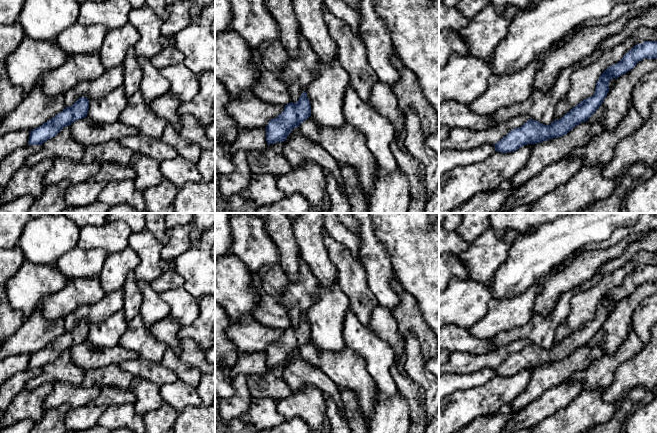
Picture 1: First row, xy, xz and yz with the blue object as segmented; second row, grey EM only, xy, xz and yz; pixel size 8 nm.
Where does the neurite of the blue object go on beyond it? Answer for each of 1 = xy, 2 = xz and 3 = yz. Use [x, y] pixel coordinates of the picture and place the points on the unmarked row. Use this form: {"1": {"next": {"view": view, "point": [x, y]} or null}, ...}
{"1": {"next": null}, "2": {"next": null}, "3": {"next": null}}

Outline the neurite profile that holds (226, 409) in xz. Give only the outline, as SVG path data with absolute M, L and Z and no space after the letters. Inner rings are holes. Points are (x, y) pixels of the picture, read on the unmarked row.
M239 374L232 378L235 394L229 399L217 398L215 400L215 415L223 421L239 418L249 408L252 396L247 385L247 376Z

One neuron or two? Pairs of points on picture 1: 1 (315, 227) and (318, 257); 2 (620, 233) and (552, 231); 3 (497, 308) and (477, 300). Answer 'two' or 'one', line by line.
1: one
2: two
3: two

